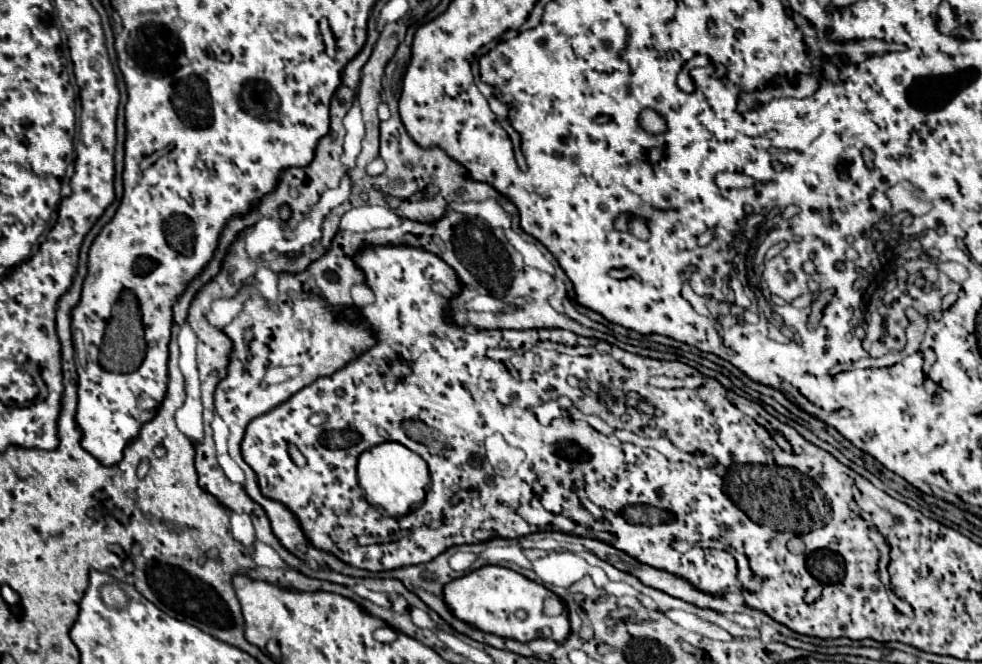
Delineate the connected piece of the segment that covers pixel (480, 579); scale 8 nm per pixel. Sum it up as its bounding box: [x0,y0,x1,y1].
[444,565,570,643]

